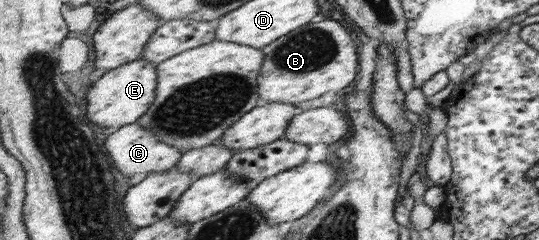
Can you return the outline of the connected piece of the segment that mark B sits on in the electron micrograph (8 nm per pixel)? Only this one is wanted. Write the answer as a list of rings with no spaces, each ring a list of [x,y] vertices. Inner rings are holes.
[[[336,20],[310,22],[265,46],[264,66],[259,76],[260,98],[268,103],[293,105],[320,98],[326,92],[340,92],[358,78],[358,48],[350,32]]]

